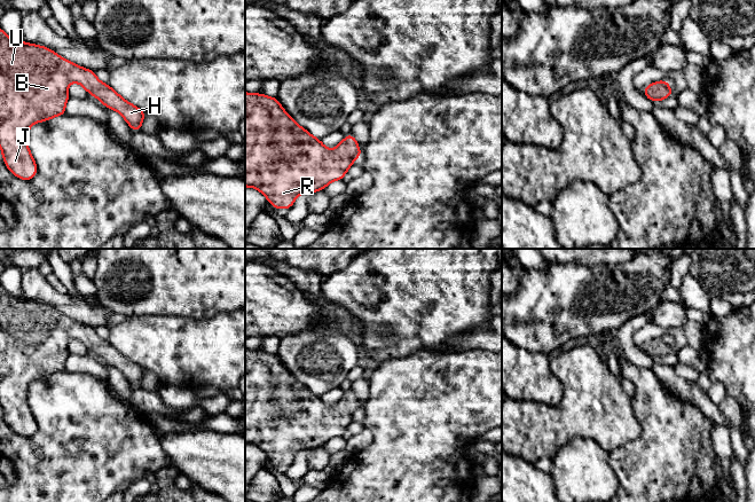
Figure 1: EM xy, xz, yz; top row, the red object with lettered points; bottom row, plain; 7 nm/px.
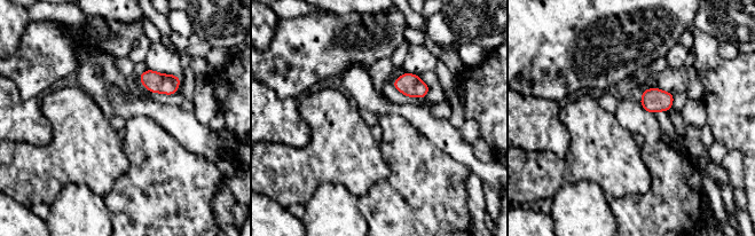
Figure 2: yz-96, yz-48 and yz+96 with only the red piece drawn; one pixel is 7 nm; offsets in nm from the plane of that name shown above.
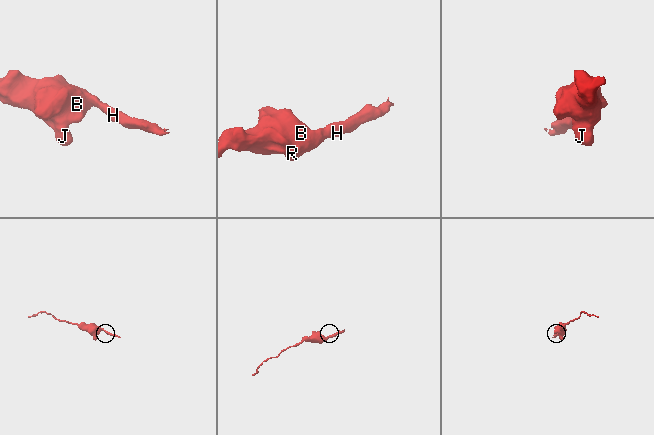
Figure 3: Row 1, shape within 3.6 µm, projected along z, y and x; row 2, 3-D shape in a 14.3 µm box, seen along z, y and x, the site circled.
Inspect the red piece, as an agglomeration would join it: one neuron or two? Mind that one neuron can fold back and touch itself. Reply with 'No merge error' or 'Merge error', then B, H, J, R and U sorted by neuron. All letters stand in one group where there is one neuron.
No merge error. Groups: B H J R U

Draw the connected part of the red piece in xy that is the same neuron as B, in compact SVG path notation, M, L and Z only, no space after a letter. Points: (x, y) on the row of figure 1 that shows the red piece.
M0 29L0 149L7 168L15 177L27 181L37 174L38 167L27 147L27 132L36 123L65 115L71 83L80 84L104 107L118 111L133 131L141 131L147 112L101 83L94 71L61 57L47 47L17 41Z

